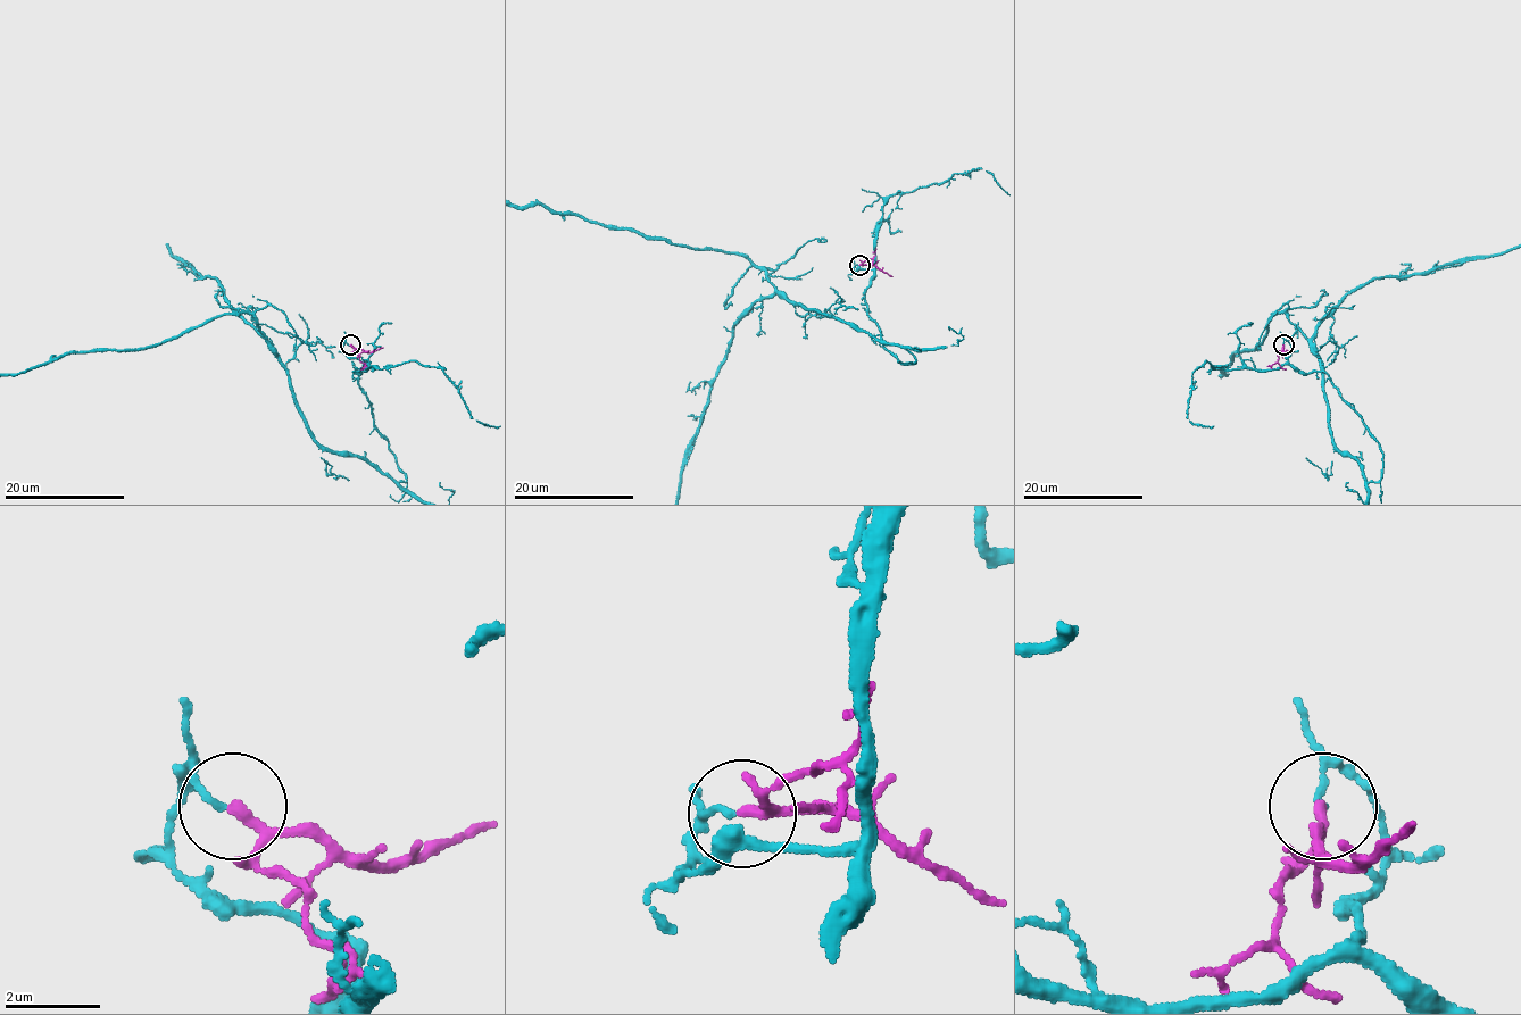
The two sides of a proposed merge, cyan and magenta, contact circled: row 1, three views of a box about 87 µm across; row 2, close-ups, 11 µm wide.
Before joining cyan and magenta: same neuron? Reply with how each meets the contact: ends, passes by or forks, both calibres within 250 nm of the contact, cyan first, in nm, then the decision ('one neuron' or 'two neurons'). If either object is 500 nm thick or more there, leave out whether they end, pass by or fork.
cyan ends there; magenta passes by; 120 nm thick on the cyan side, 170 nm on the other; two neurons

